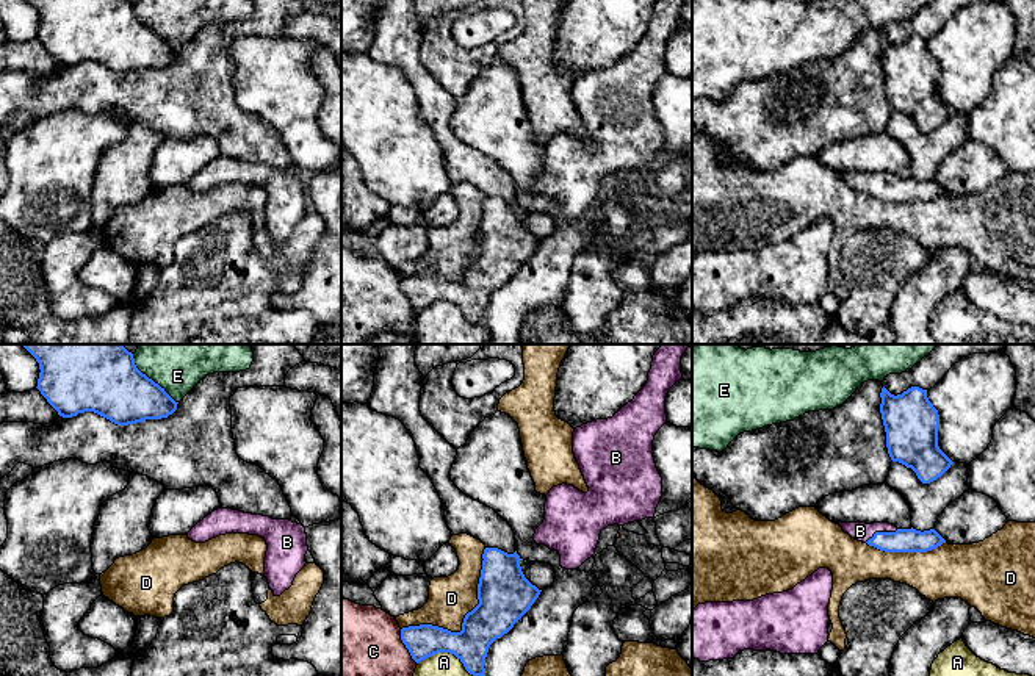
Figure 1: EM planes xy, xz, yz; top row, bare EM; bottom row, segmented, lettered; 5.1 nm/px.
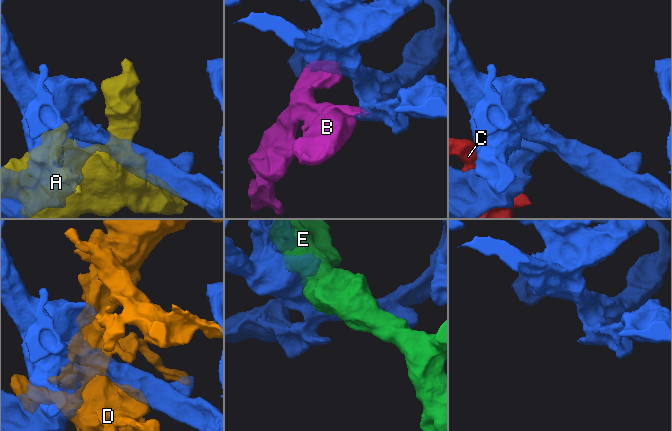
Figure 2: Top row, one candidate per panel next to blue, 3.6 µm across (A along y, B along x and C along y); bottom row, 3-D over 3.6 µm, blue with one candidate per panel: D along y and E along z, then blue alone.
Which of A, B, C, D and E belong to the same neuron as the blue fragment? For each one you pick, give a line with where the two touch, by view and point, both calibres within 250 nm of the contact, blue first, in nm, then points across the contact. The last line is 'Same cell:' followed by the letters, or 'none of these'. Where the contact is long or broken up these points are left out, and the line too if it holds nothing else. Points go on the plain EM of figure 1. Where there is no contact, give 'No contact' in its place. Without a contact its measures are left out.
B: Touches blue at yz (880, 182). Thickness 130 nm (blue) against 100 nm. Path across: yz (904, 190), (891, 190), (880, 182), (860, 180)
Same cell: B

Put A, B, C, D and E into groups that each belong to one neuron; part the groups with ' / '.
A / B / C / D / E

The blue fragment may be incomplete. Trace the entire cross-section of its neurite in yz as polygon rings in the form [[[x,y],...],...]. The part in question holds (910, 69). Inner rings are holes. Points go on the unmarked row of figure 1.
[[[883,36],[880,47],[891,110],[911,117],[922,133],[941,127],[954,111],[938,95],[939,64],[927,39],[911,36],[894,45]]]

